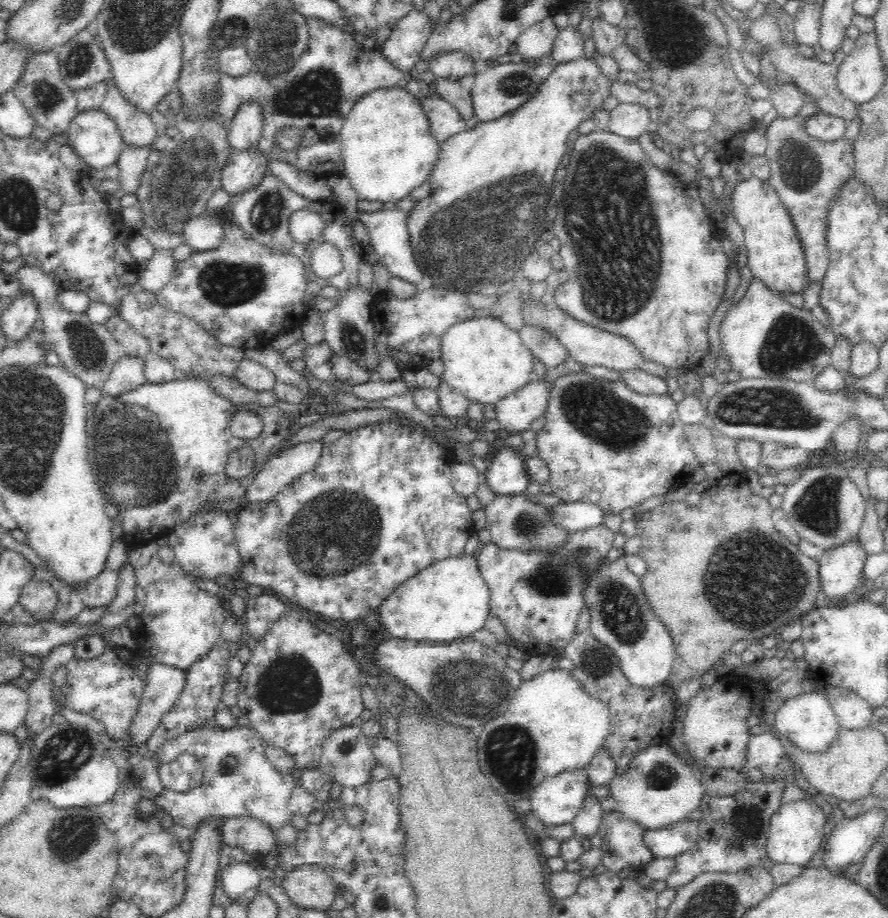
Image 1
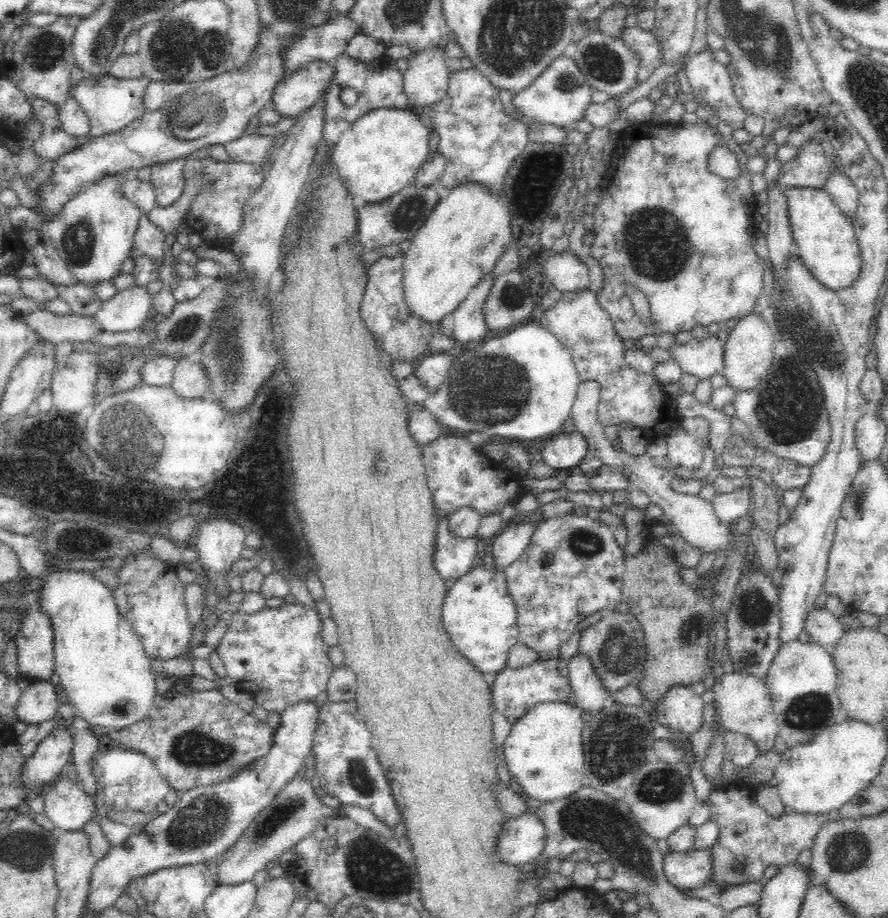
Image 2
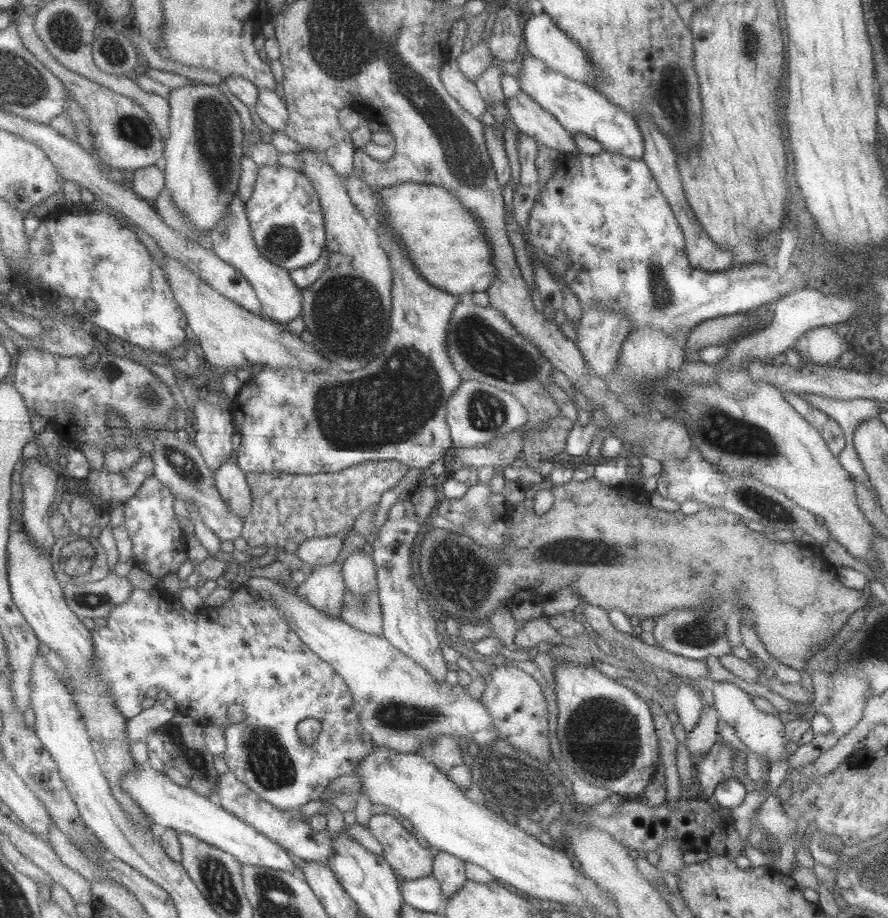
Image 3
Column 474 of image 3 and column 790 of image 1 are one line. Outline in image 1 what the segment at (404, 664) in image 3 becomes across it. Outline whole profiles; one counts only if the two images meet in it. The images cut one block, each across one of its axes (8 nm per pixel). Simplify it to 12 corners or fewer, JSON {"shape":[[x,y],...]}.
{"shape":[[815,690],[783,701],[774,729],[802,751],[824,752],[841,727]]}

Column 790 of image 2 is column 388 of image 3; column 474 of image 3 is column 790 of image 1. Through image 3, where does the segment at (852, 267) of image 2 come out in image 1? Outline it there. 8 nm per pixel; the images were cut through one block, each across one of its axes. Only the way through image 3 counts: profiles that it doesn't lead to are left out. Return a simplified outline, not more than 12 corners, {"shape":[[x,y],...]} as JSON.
{"shape":[[770,180],[736,184],[731,208],[753,276],[804,292],[804,246]]}

